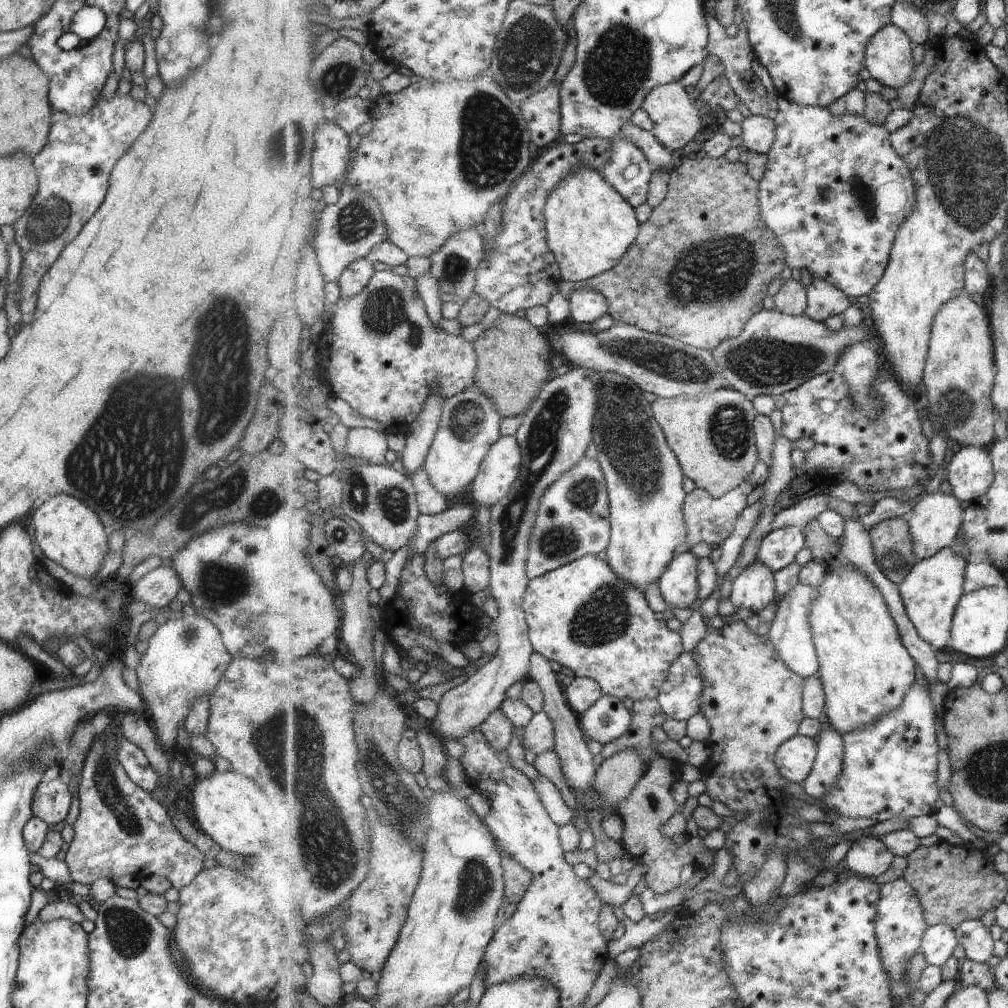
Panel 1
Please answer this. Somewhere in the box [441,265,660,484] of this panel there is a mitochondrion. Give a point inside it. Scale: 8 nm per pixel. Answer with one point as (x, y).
(468, 419)

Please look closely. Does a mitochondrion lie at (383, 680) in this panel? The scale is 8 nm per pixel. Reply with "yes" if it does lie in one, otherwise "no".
no

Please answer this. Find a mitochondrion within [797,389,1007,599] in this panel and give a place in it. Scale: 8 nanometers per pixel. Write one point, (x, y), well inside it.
(892, 563)

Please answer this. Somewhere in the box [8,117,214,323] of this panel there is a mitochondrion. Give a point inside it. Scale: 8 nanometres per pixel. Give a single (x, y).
(48, 221)

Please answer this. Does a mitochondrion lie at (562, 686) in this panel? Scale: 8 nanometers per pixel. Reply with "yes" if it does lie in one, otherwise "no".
no

